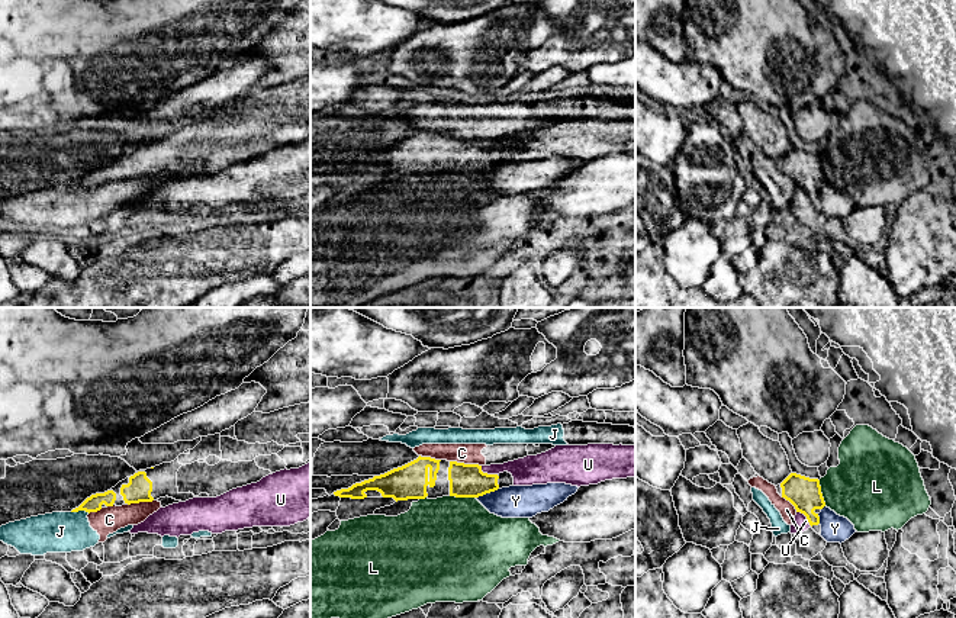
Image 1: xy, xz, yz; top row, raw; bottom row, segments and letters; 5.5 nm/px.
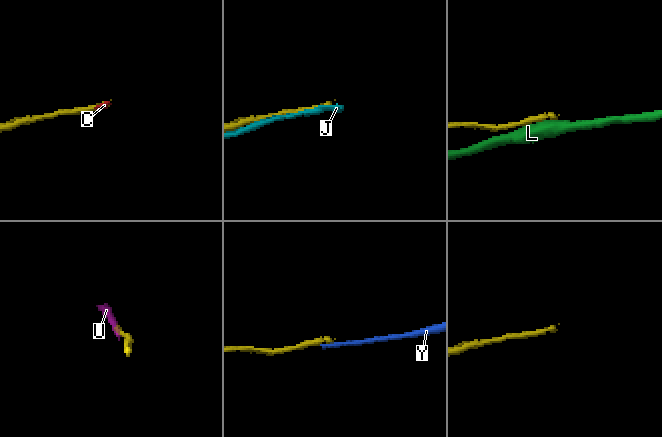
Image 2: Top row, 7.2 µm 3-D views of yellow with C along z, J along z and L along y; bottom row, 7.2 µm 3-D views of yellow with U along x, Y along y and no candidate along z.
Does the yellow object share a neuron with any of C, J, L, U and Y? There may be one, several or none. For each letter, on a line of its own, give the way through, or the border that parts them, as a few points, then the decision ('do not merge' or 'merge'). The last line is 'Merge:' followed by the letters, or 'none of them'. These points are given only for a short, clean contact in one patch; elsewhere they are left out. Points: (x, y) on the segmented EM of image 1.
C: border xz (450, 460), (480, 466); do not merge
J: do not merge
L: do not merge
U: border xz (480, 466), (483, 472), (496, 475); do not merge
Y: border xz (498, 488), (476, 498); do not merge
Merge: none of them

